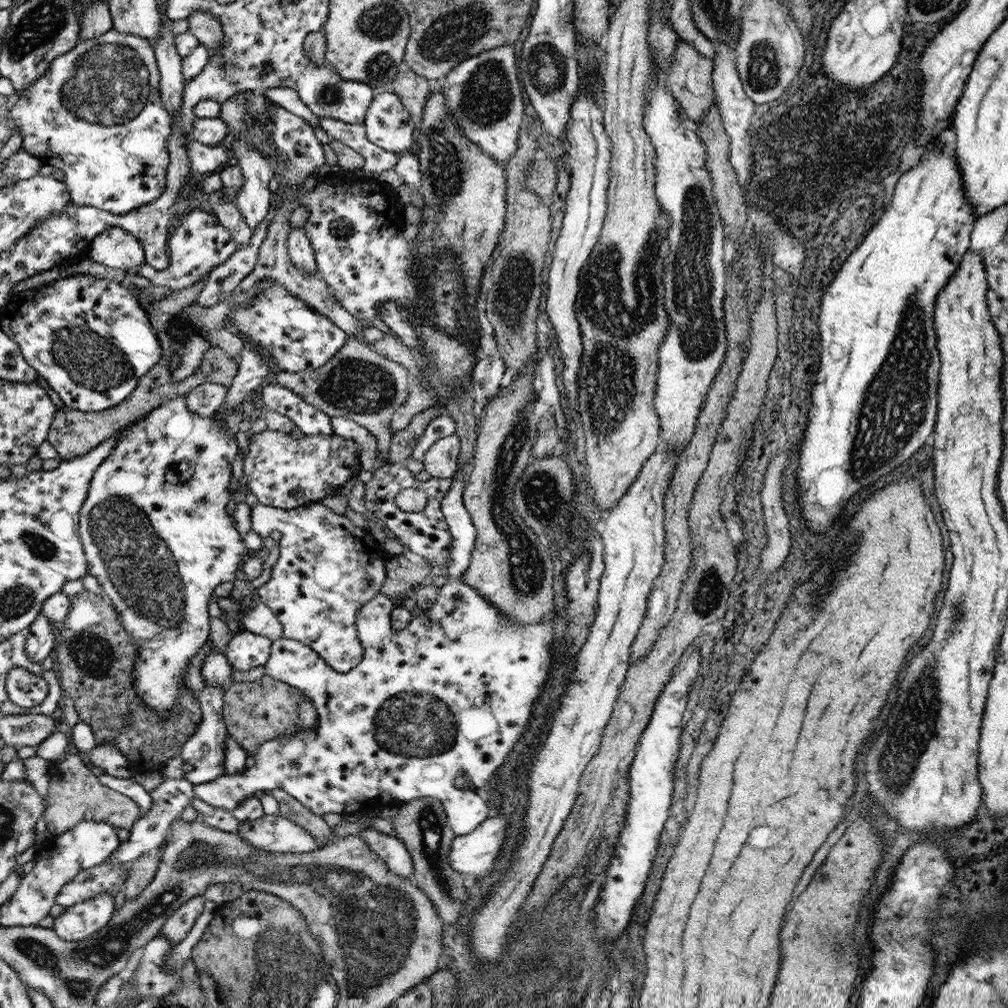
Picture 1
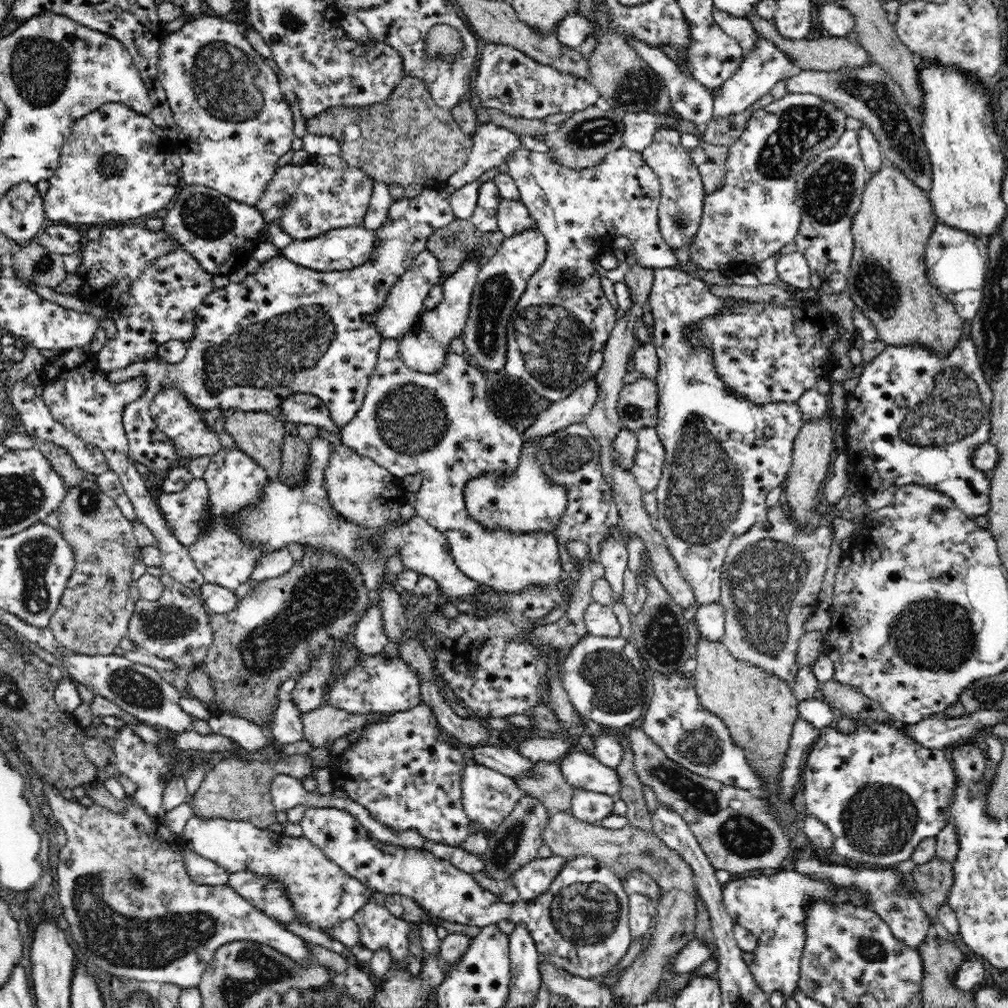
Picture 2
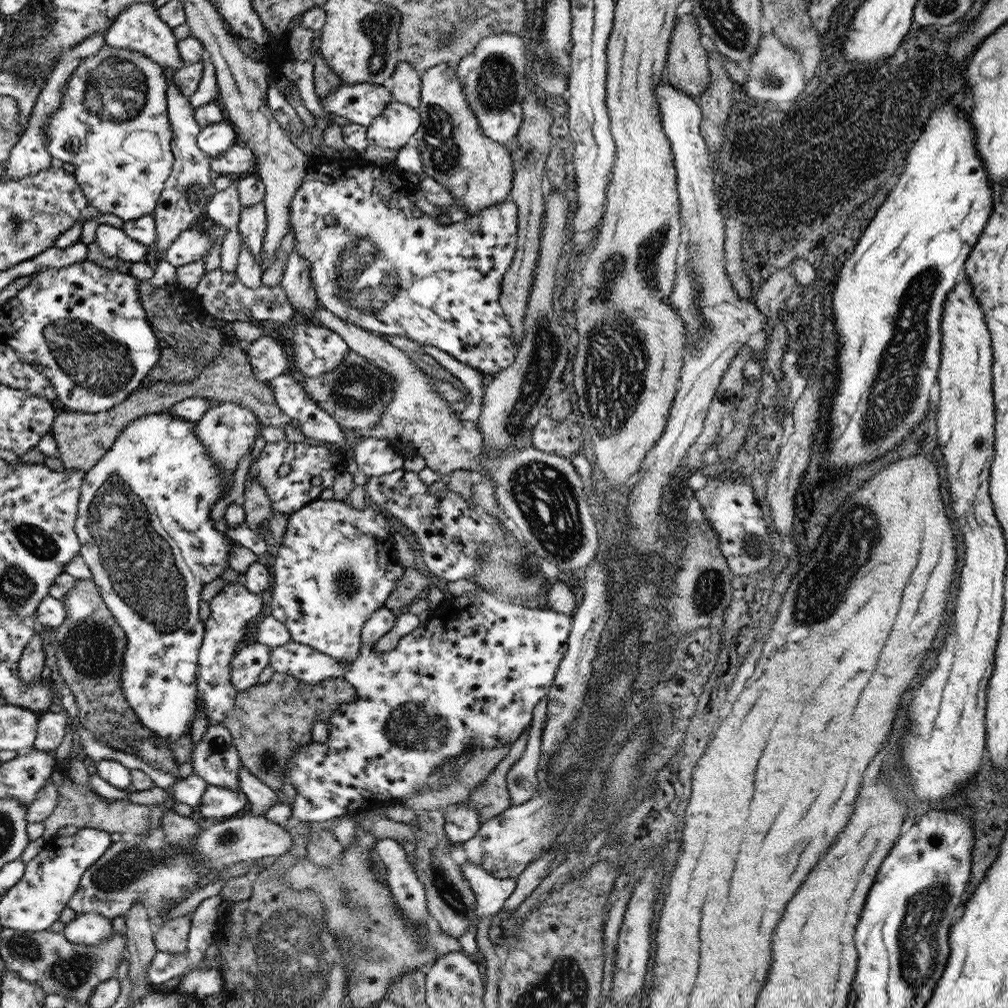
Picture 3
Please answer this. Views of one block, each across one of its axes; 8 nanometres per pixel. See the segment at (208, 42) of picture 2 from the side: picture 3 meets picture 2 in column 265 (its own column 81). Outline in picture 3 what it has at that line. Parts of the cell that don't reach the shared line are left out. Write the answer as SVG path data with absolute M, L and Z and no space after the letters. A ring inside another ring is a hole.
M106 42L100 51L94 54L92 58L86 58L84 62L80 63L70 79L68 79L68 87L62 95L62 103L58 105L58 109L48 117L48 123L44 125L44 134L46 134L46 150L52 158L58 158L62 162L67 162L74 166L74 178L78 180L78 184L82 186L82 190L86 194L86 198L93 204L99 213L114 214L118 218L122 218L124 222L132 219L138 219L154 212L157 208L158 201L161 198L162 189L165 188L166 181L169 180L173 172L174 161L176 156L173 154L173 128L169 118L169 80L166 76L166 71L157 62L152 61L150 57L146 57L140 51L132 49L125 49L120 47L110 47Z

